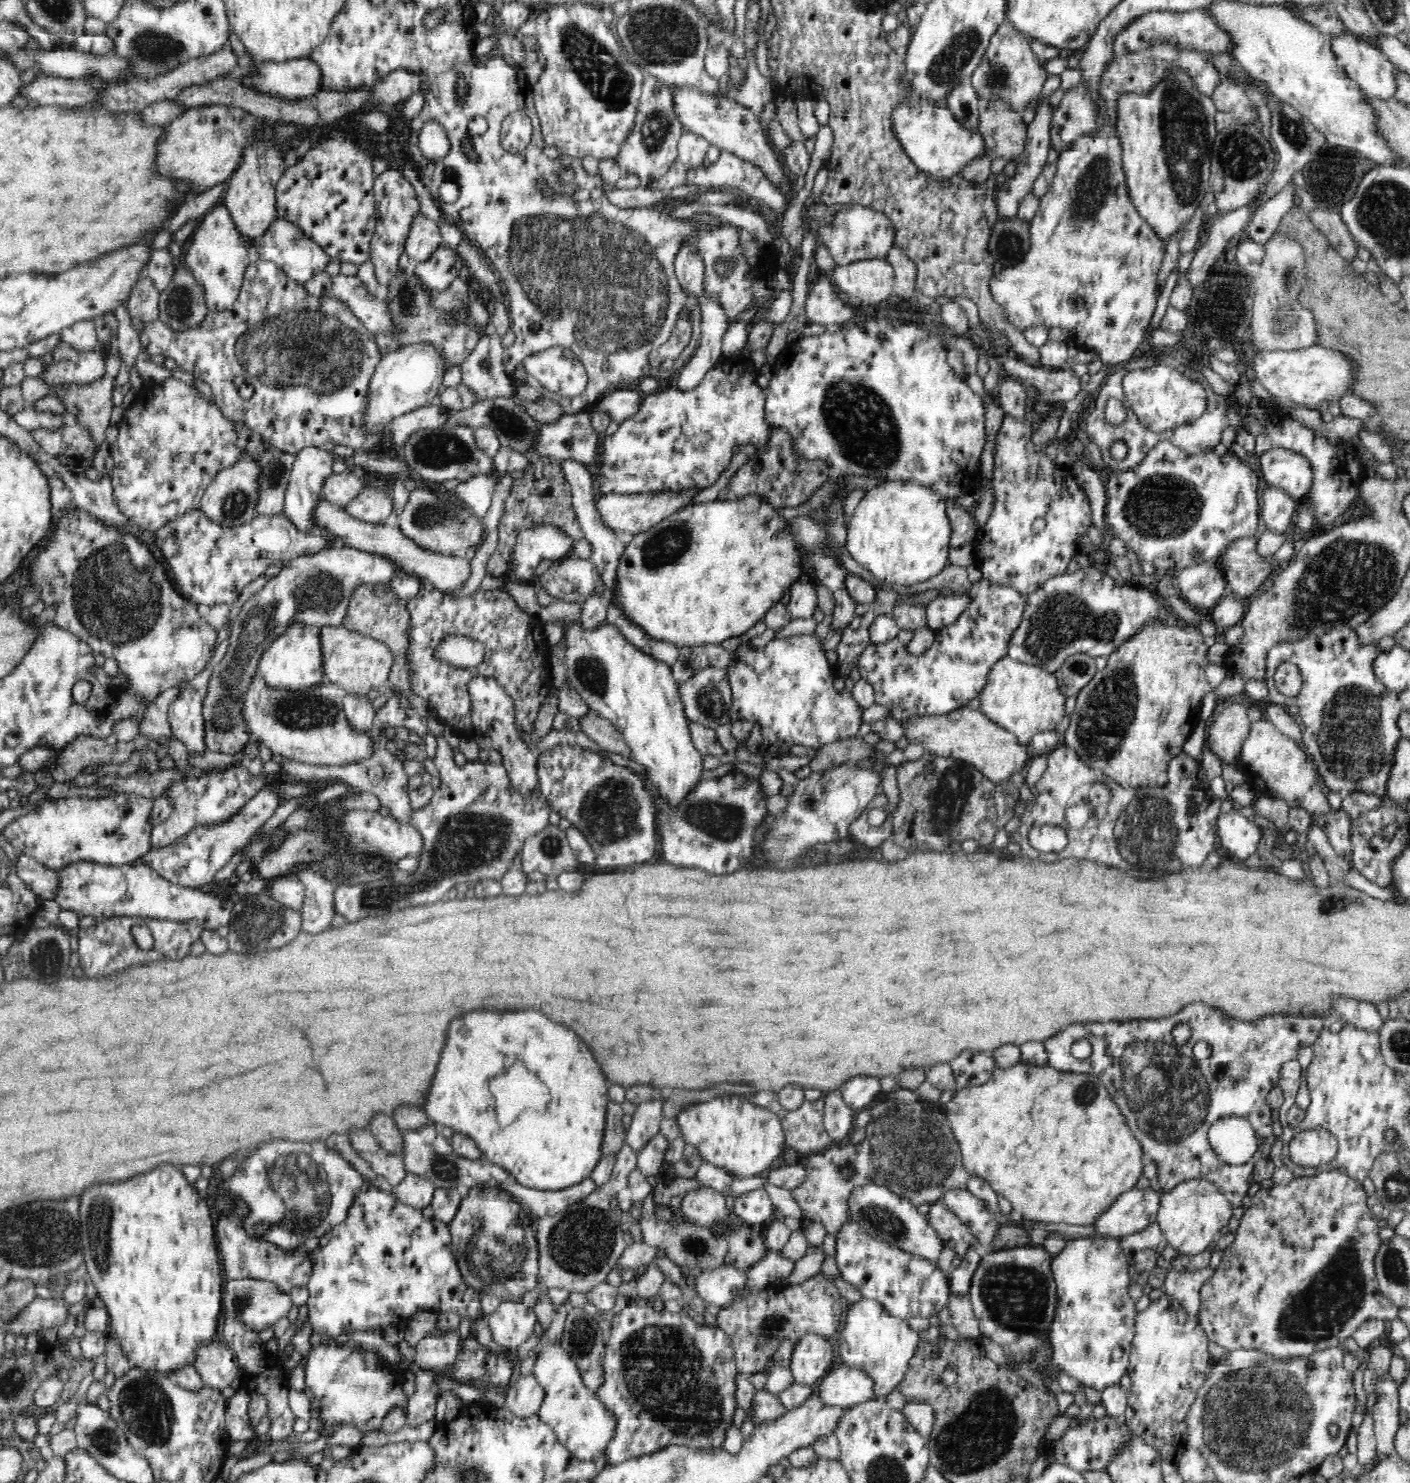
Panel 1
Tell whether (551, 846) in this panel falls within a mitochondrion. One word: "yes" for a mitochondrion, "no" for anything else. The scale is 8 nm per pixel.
yes

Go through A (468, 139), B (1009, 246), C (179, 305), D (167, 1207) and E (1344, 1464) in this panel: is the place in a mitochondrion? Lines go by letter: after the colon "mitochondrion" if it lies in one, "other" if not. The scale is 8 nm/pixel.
A: other
B: mitochondrion
C: mitochondrion
D: other
E: other

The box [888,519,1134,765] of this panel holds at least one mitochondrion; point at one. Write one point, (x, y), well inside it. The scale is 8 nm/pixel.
(1062, 618)

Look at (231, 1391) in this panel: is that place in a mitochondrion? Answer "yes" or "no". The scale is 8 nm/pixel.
no

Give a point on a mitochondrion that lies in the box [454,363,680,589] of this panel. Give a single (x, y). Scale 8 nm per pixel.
(512, 427)

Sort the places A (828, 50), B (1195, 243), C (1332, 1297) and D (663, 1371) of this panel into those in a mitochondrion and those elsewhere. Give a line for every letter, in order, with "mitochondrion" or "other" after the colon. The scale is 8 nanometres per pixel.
A: other
B: other
C: mitochondrion
D: mitochondrion

